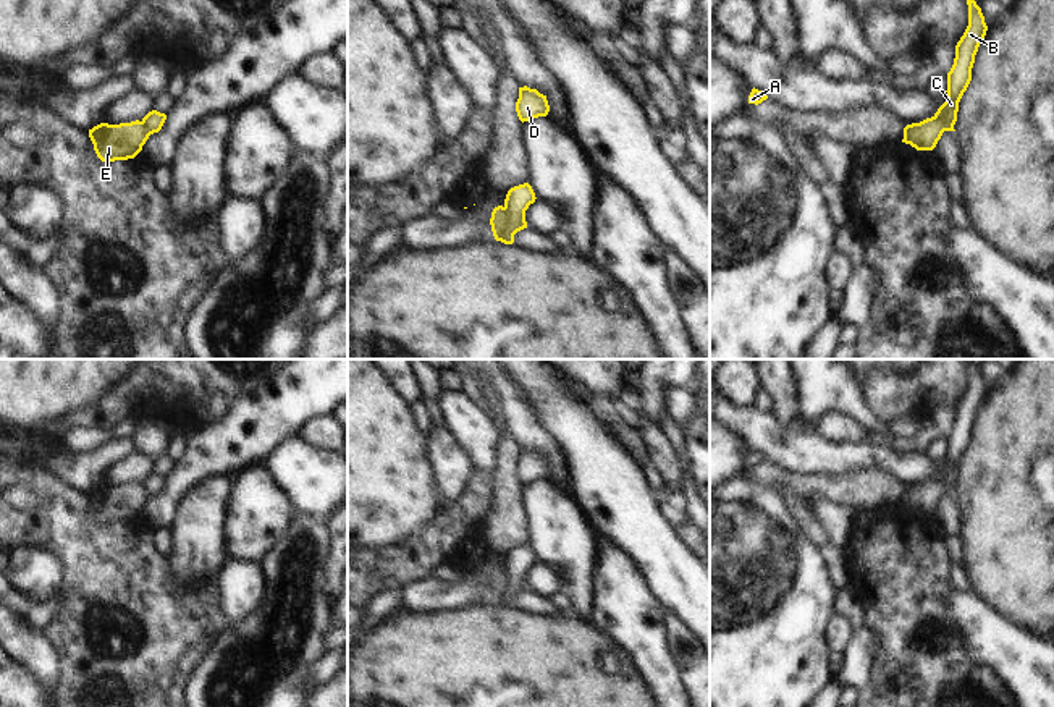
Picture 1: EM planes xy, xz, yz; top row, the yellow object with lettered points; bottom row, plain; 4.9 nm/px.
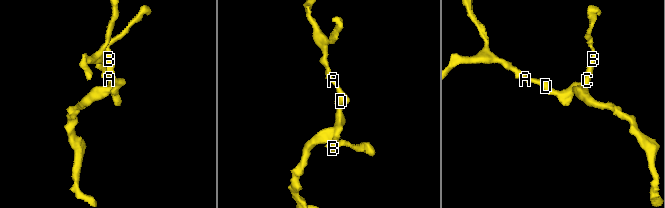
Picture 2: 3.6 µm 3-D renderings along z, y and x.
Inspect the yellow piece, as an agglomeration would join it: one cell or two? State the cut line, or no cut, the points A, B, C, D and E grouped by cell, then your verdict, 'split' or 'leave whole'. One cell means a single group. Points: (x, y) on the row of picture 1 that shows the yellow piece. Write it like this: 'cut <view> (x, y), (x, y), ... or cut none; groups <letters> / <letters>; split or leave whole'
cut xz (505, 207), (505, 224), (498, 240); groups A B C D / E; split

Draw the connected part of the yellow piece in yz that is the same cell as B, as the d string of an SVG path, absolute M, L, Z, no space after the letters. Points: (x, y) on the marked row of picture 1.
M967 0L967 5L968 26L955 45L954 65L947 73L947 99L931 118L923 121L938 121L952 126L957 121L959 102L972 81L975 55L988 31L984 16L976 2Z

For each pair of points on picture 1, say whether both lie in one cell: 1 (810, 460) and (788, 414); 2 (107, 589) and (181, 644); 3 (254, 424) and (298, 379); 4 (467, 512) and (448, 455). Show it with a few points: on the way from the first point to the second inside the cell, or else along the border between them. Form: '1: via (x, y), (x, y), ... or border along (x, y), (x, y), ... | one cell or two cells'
1: border along (775, 413), (783, 423), (801, 427) | two cells
2: via (125, 604), (155, 631), (164, 631) | one cell
3: via (265, 413), (288, 390) | one cell
4: border along (474, 469), (464, 489), (451, 502), (442, 505) | two cells

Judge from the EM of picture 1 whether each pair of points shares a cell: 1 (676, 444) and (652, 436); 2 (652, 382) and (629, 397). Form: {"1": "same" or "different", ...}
{"1": "different", "2": "different"}

